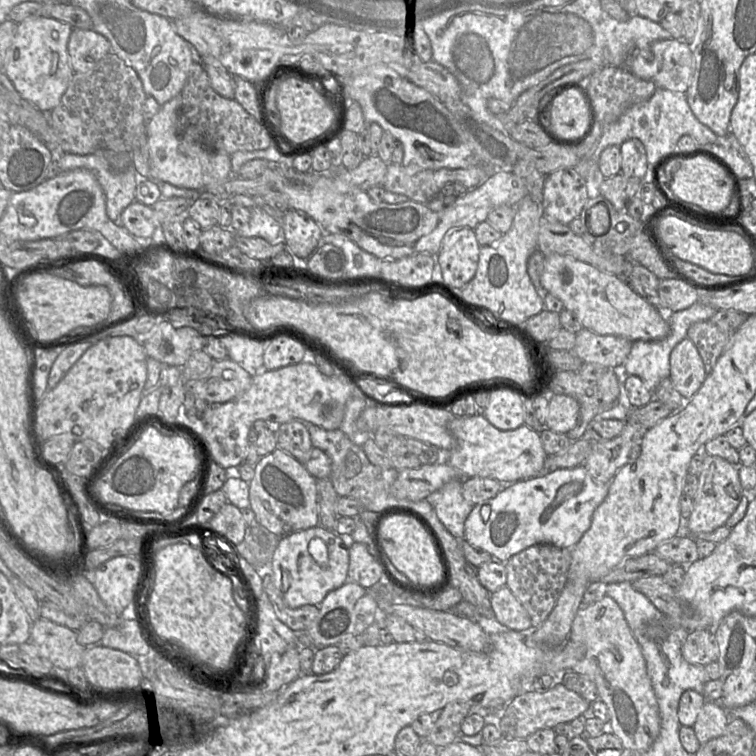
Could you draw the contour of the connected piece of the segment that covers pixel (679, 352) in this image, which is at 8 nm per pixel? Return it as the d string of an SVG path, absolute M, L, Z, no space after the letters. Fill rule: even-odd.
M686 337L673 348L669 361L669 378L683 399L690 400L707 376L696 346Z

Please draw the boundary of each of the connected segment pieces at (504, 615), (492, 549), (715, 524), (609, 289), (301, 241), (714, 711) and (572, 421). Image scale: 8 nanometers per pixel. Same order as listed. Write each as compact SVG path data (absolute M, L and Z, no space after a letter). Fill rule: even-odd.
M508 586L490 593L493 615L510 630L522 631L531 628L529 613Z
M584 465L560 468L541 473L530 479L514 482L495 497L476 504L464 523L464 539L471 545L489 552L493 559L506 563L515 554L539 543L572 549L590 528L597 507L605 500L610 483L598 482Z
M706 454L703 469L699 474L699 486L694 496L693 511L686 523L688 533L694 535L711 532L723 526L737 508L740 499L746 494L747 491L743 490L740 483L738 466L719 456Z
M545 254L540 282L548 293L562 301L564 309L577 317L582 328L599 335L620 336L631 342L652 341L663 339L670 331L665 315L638 295L628 283L573 257Z
M289 209L279 216L283 229L283 242L296 257L308 259L319 247L323 228L308 214Z
M706 701L693 725L693 730L702 744L721 736L728 725L728 711L716 701Z
M564 394L549 395L548 416L545 428L567 434L576 425L579 404L576 399Z

